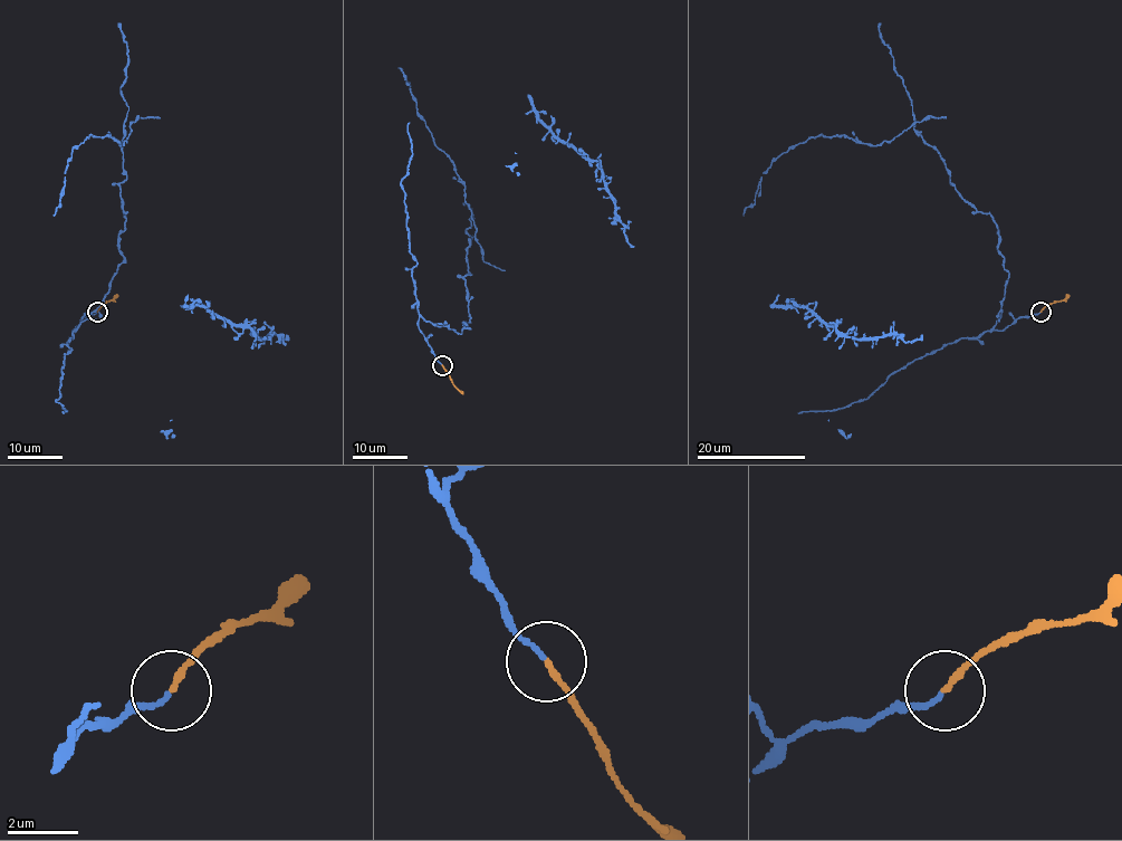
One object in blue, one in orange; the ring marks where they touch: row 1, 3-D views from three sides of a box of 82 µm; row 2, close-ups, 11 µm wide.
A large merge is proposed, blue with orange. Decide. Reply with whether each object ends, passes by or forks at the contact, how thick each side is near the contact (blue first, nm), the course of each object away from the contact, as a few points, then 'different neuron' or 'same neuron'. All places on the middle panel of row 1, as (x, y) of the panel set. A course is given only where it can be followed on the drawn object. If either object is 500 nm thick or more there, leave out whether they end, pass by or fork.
blue ends; orange ends; calibres 120 and 180 nm; course blue (441, 365), (420, 317), (458, 333), (469, 328), (466, 249), (476, 227), (464, 183), (398, 67); course orange (441, 365), (463, 393); same neuron

